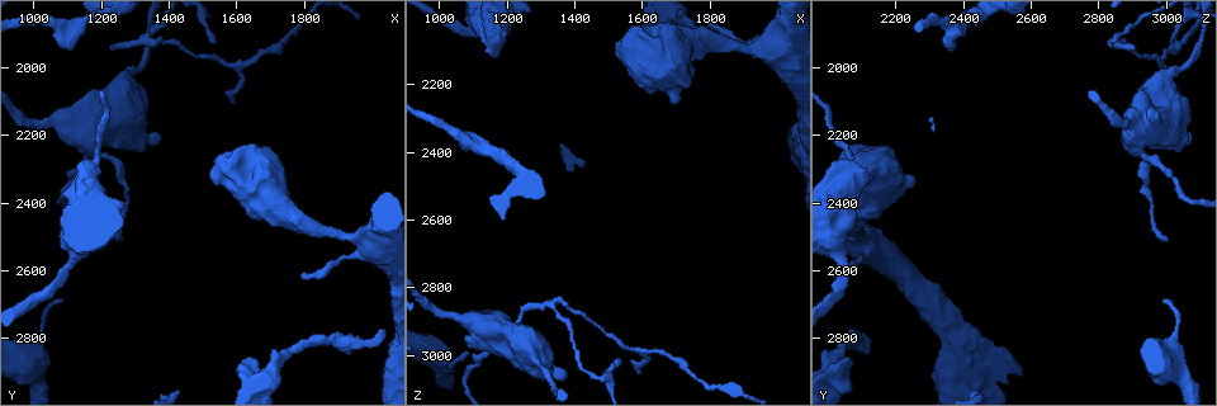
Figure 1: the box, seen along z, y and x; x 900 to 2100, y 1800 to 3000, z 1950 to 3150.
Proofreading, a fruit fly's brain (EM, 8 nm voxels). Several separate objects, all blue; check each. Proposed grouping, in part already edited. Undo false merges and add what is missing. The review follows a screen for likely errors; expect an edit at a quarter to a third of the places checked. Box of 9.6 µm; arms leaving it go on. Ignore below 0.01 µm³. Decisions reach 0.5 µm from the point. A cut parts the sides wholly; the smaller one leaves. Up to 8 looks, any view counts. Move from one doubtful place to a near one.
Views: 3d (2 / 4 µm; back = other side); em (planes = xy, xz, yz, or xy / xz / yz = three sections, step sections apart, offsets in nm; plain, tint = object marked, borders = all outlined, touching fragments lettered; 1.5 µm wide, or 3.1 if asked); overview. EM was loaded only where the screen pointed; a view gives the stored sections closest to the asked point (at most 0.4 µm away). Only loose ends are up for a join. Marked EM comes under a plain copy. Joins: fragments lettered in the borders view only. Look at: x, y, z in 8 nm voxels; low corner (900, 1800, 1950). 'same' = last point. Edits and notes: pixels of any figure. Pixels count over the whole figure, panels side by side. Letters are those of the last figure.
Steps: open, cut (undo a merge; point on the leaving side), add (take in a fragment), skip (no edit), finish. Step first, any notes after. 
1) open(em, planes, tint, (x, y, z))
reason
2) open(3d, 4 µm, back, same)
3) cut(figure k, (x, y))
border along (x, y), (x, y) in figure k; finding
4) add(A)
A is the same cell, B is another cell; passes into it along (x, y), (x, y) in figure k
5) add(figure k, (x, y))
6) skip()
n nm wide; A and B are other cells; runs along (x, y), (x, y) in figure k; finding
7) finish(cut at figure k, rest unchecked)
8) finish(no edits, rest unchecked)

open(3d, 2 µm, (1230, 1950, 2900))

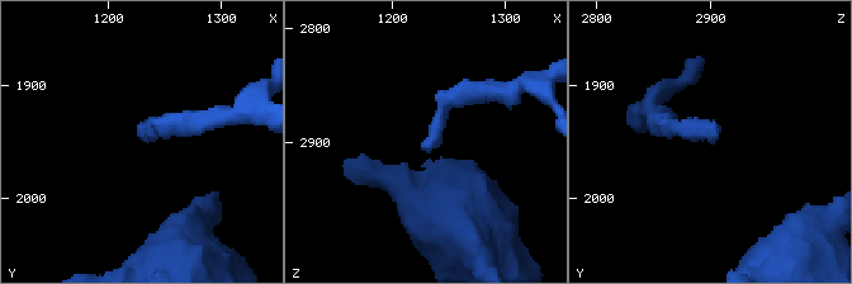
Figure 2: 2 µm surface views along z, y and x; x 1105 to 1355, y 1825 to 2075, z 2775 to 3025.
open(em, planes, borders, (1230, 1950, 2906))

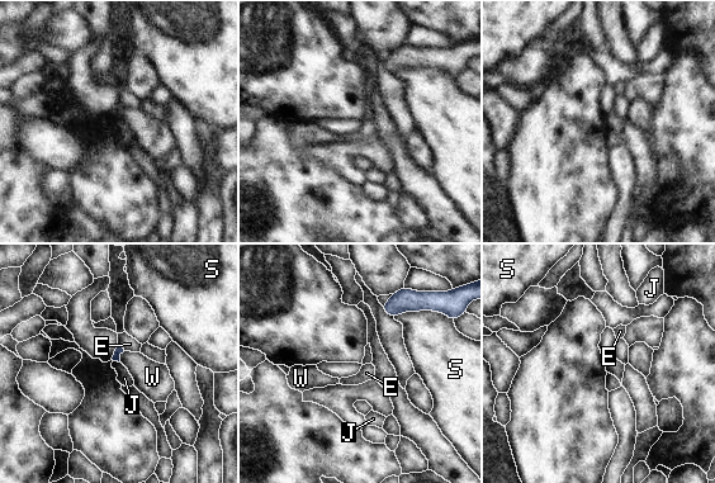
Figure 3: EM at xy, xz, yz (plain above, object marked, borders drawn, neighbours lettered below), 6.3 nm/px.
skip()
E, J, S and W are other cells; border along (113, 360), (119, 363) in figure 3; none of them fits

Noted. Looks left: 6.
open(3d, 2 µm, (1230, 2510, 3010))
branch stops here

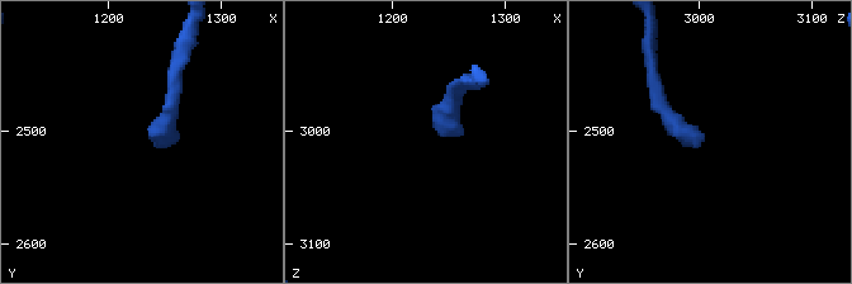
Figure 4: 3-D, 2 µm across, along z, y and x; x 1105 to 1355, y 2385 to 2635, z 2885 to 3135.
open(em, yz, step 4, tint, (1238, 2506, 3006))

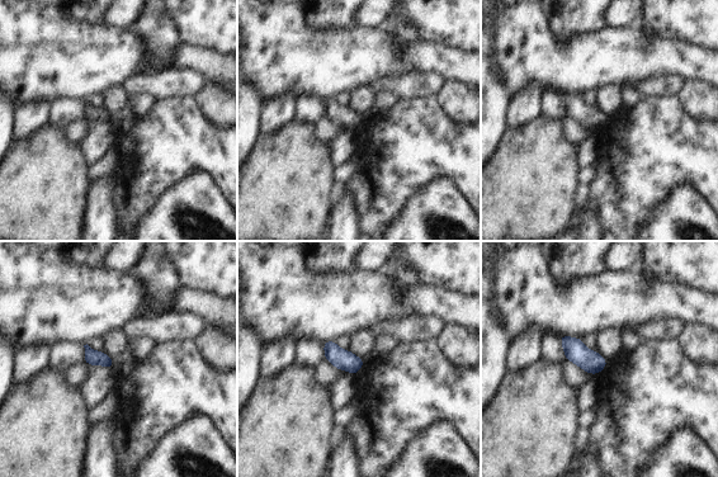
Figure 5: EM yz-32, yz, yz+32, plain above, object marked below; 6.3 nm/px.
open(em, planes, borders, same)
another direction

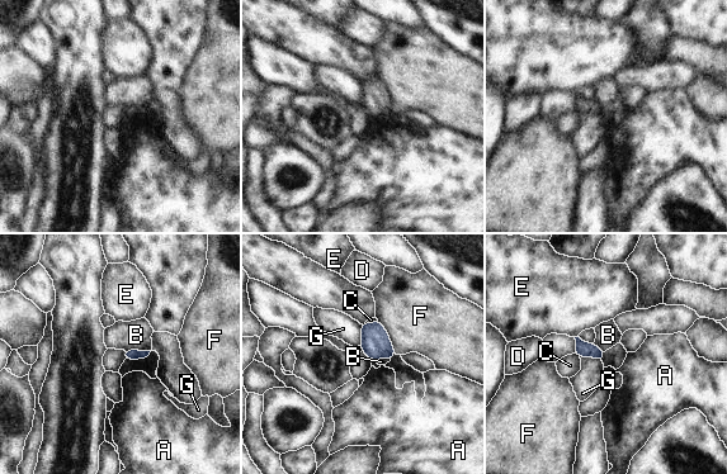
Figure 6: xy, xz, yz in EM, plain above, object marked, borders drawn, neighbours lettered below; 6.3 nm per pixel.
skip()
A, B, C, D, E, F and G are other cells; border along (150, 350), (124, 351) in figure 6; none of them fits

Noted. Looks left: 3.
open(3d, 4 µm, (1190, 2260, 2050))
calibre changes

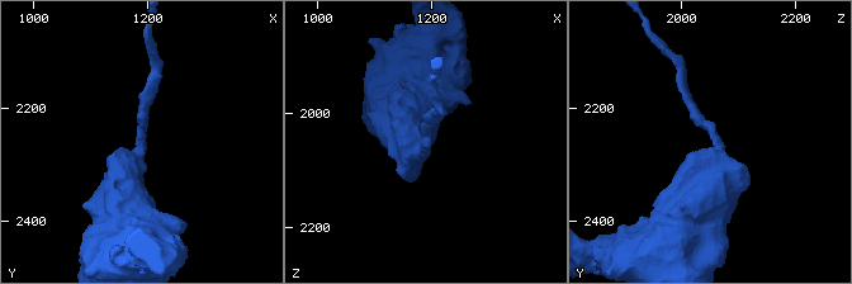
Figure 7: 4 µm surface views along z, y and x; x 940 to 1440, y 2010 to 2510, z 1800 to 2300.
open(em, planes, borders, (1185, 2260, 2055))
need the tissue

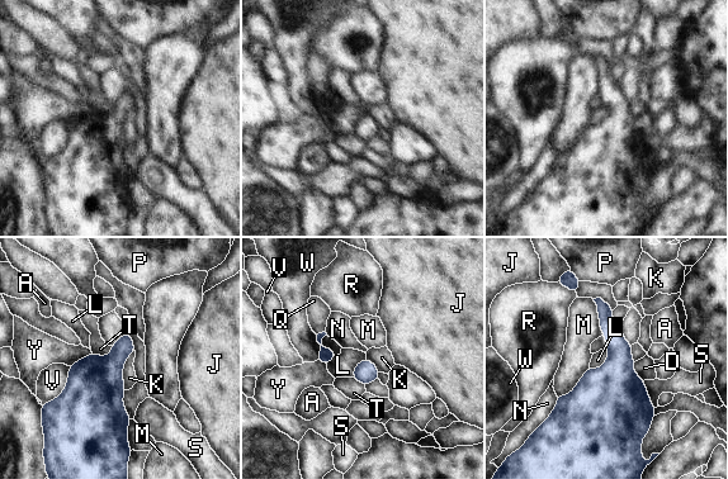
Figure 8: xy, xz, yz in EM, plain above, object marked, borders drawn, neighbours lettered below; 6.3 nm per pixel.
skip()
120 nm wide; M touches over 280 nm; A, D, J, K, L, M, N, P, Q, R, S, T, V, W and Y are other cells; all the same neuron

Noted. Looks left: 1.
finish(no edits, rest unchecked)

